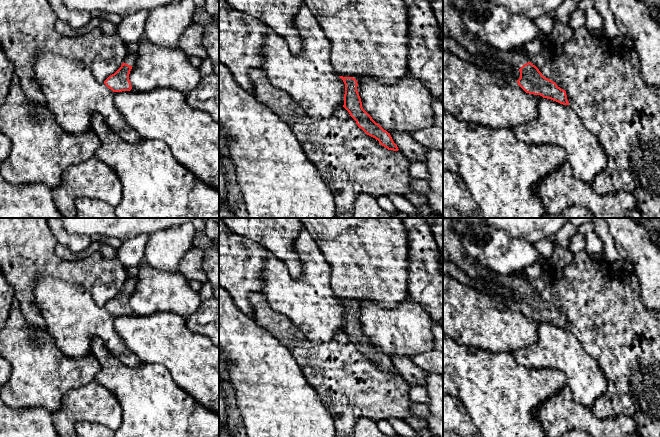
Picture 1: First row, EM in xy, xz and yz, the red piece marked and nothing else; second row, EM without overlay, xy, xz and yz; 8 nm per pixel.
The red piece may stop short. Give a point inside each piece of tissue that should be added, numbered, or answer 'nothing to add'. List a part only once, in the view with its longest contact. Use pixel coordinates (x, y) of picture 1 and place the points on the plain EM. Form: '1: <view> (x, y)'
1: yz (517, 283)

